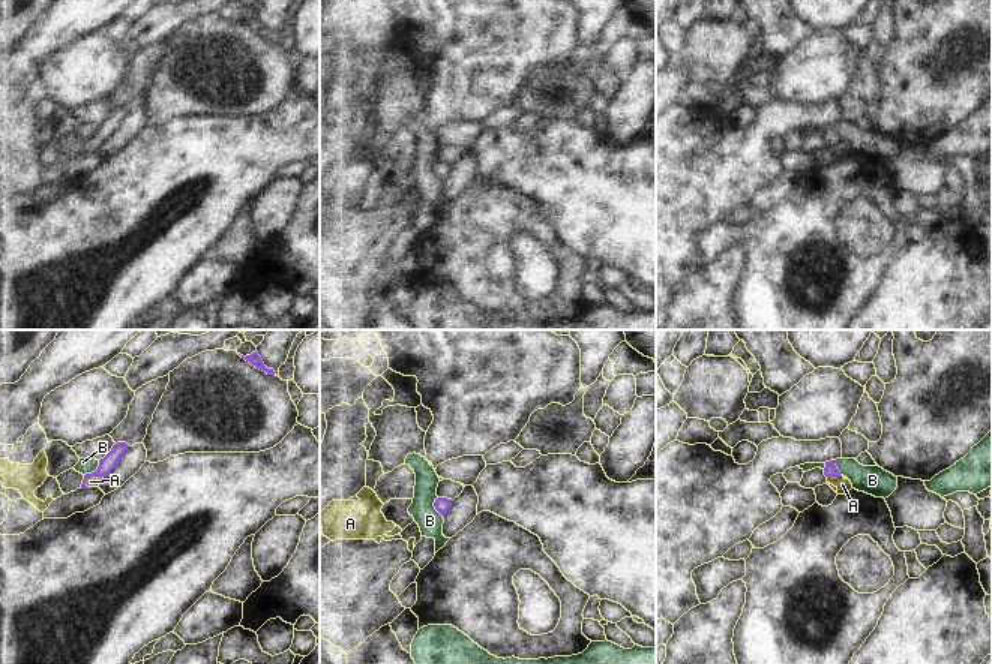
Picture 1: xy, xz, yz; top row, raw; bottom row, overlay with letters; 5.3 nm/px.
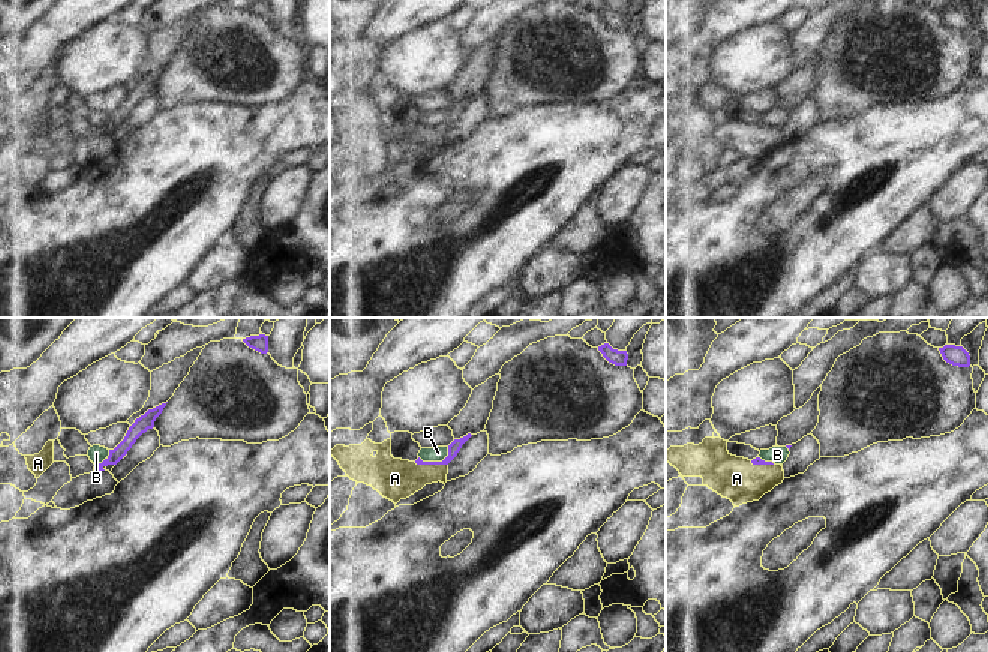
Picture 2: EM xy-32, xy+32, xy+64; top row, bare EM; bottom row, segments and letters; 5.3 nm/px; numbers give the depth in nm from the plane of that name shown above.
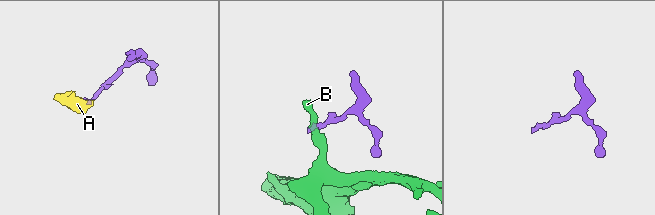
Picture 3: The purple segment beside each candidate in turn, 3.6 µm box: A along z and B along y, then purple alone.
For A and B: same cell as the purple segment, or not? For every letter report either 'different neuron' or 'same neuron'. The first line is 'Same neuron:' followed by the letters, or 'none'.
Same neuron: A
A: same neuron
B: different neuron

